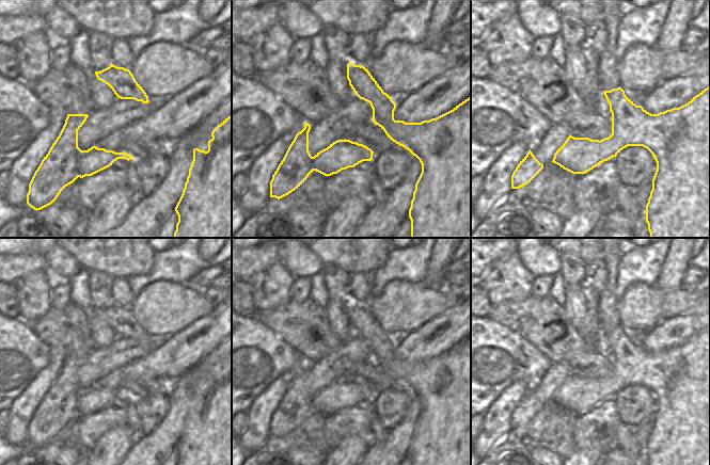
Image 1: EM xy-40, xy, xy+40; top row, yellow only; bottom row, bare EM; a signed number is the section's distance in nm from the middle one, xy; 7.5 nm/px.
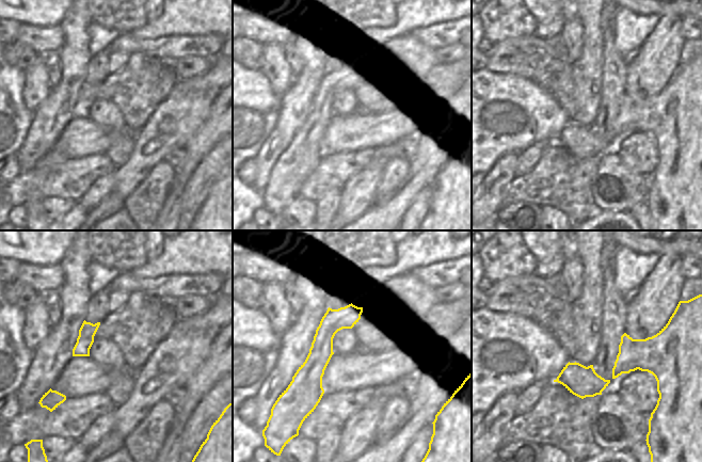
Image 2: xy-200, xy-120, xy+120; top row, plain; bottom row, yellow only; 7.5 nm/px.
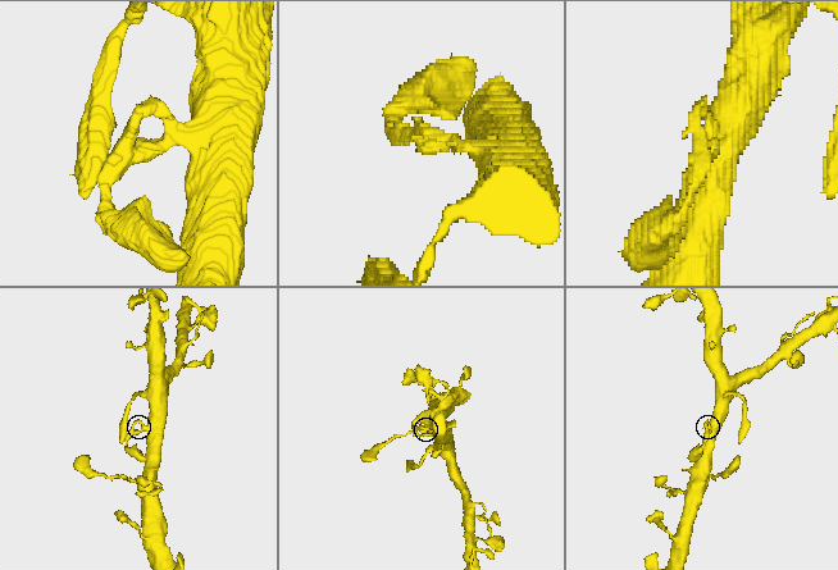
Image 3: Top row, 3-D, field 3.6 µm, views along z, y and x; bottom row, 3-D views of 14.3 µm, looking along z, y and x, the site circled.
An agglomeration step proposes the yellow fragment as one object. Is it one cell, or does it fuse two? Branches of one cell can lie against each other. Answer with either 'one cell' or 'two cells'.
two cells

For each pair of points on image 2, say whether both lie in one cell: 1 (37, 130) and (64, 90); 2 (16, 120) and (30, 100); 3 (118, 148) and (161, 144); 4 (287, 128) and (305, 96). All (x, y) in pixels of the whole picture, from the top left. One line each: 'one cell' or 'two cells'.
1: one cell
2: two cells
3: two cells
4: one cell

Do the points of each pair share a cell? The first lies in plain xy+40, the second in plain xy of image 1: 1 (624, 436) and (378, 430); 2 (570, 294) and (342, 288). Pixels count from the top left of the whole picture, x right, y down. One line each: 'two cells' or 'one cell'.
1: one cell
2: two cells

